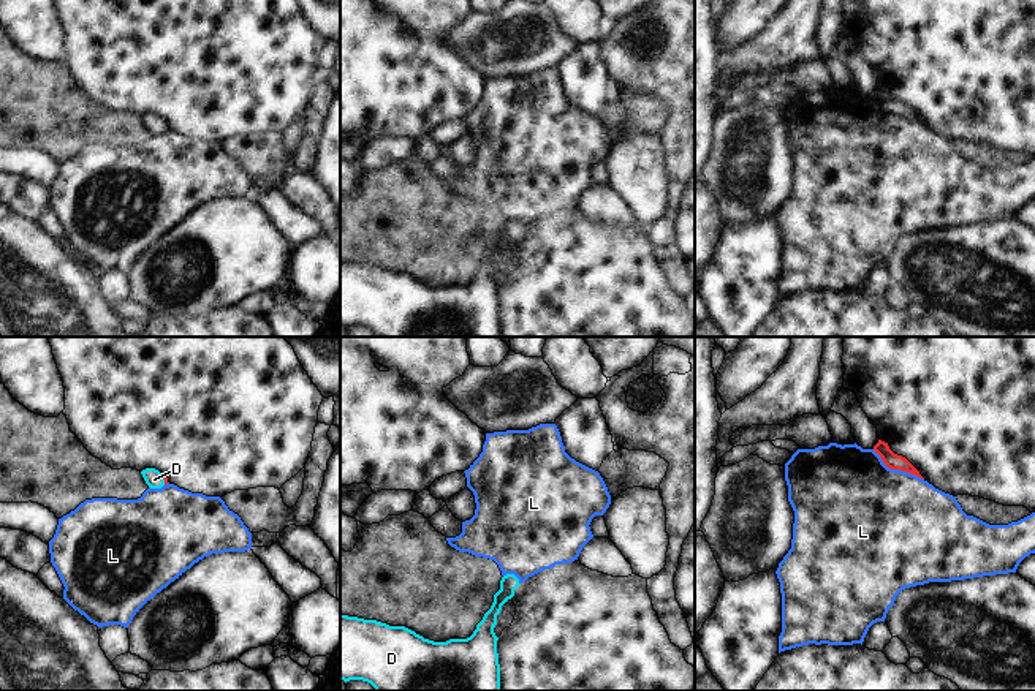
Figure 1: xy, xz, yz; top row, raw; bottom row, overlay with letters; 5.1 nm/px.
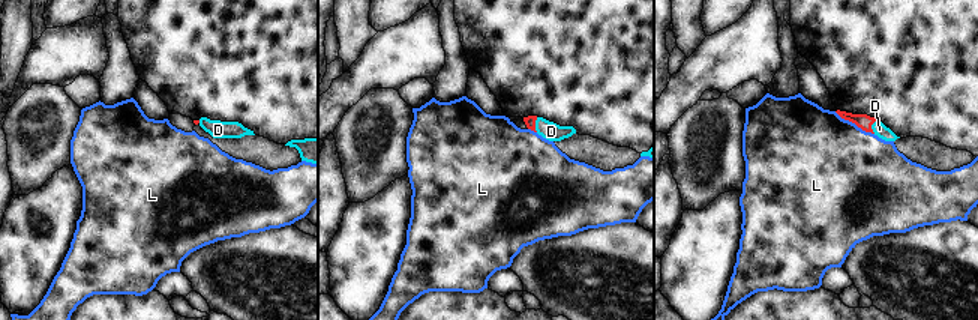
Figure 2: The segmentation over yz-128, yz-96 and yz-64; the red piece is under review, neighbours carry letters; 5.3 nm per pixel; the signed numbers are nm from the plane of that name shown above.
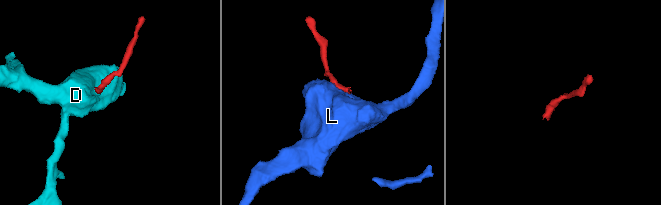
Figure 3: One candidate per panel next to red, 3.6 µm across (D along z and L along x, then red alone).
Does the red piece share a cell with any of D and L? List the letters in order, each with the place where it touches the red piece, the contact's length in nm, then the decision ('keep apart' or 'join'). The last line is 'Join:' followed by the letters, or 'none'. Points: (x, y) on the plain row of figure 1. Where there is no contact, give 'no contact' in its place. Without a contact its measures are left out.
D: xy (163, 124) | 70 nm | join
L: yz (898, 114) | 300 nm | keep apart
Join: D

